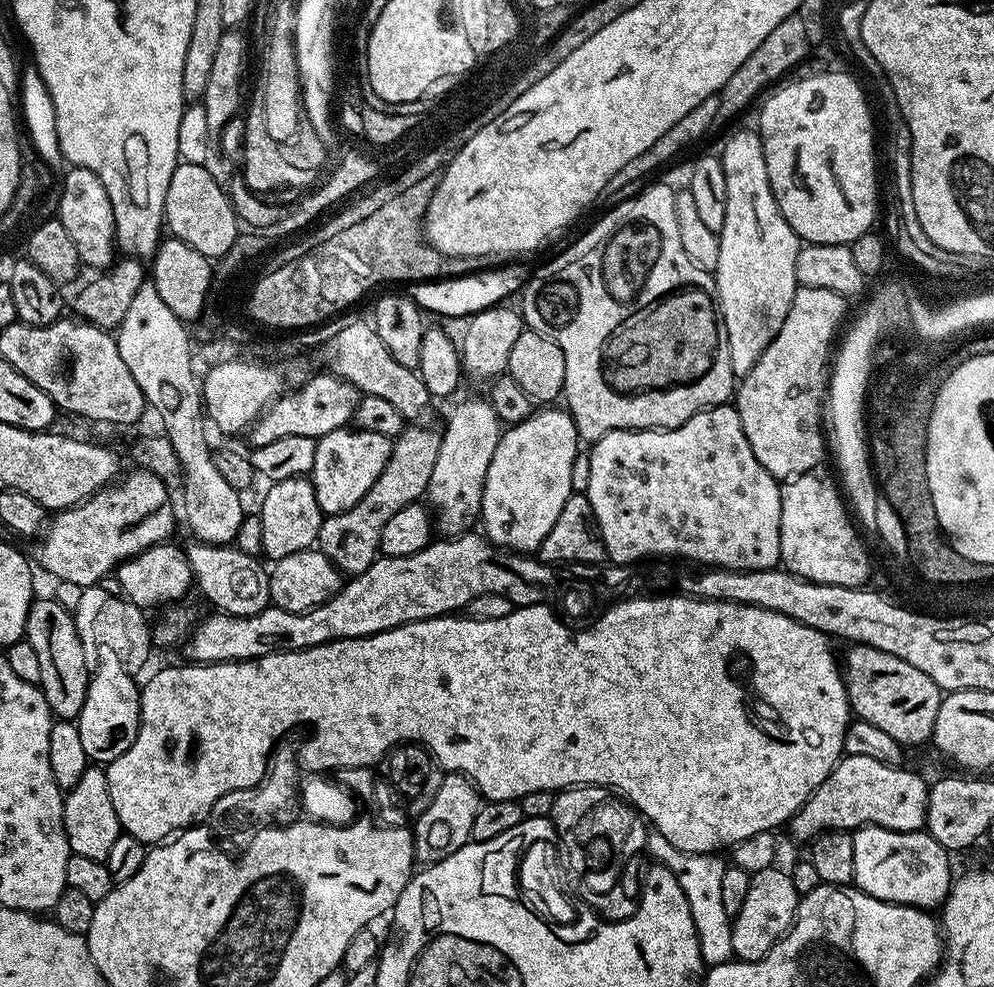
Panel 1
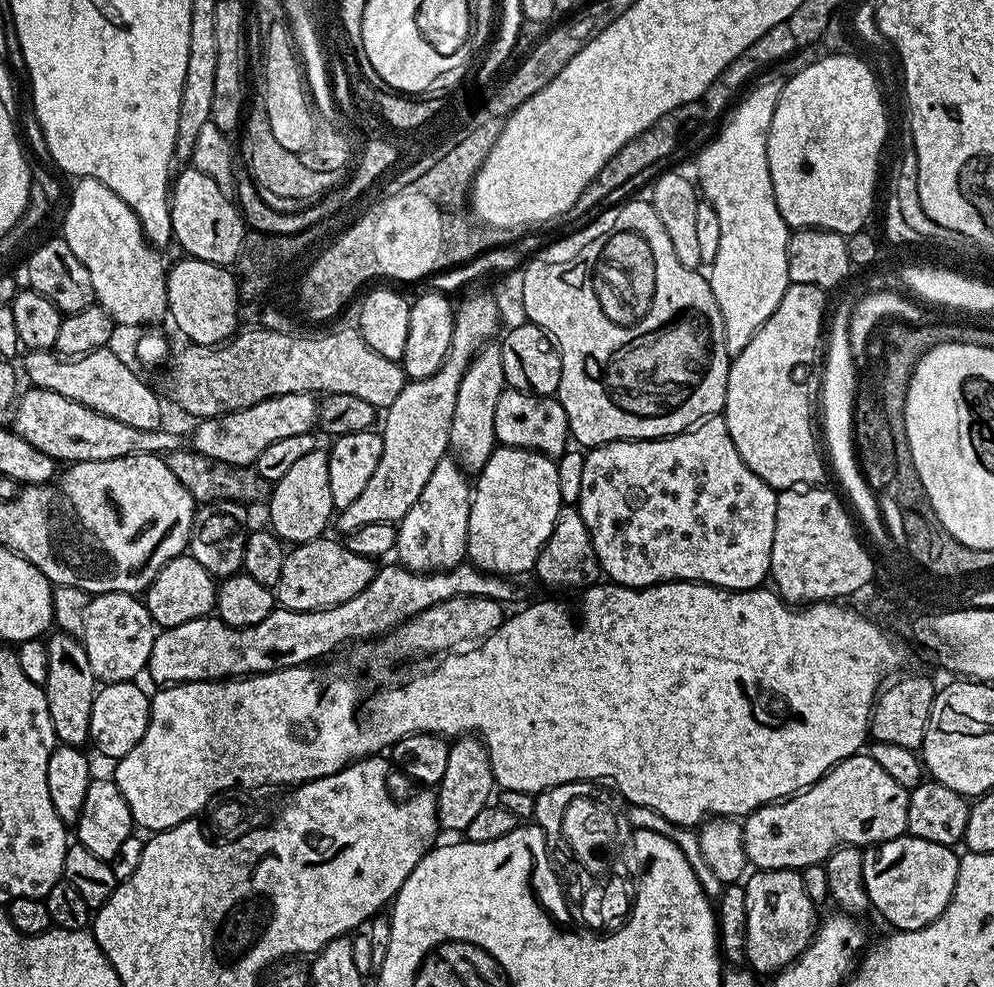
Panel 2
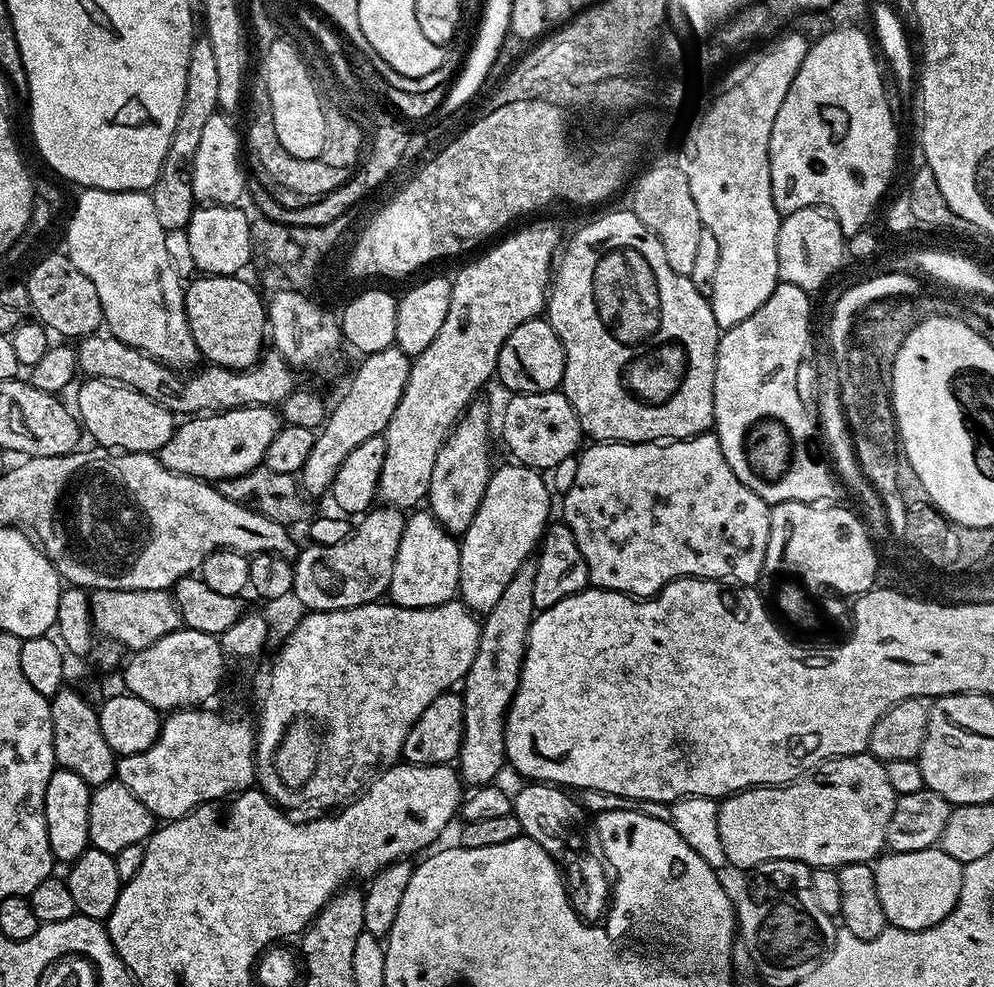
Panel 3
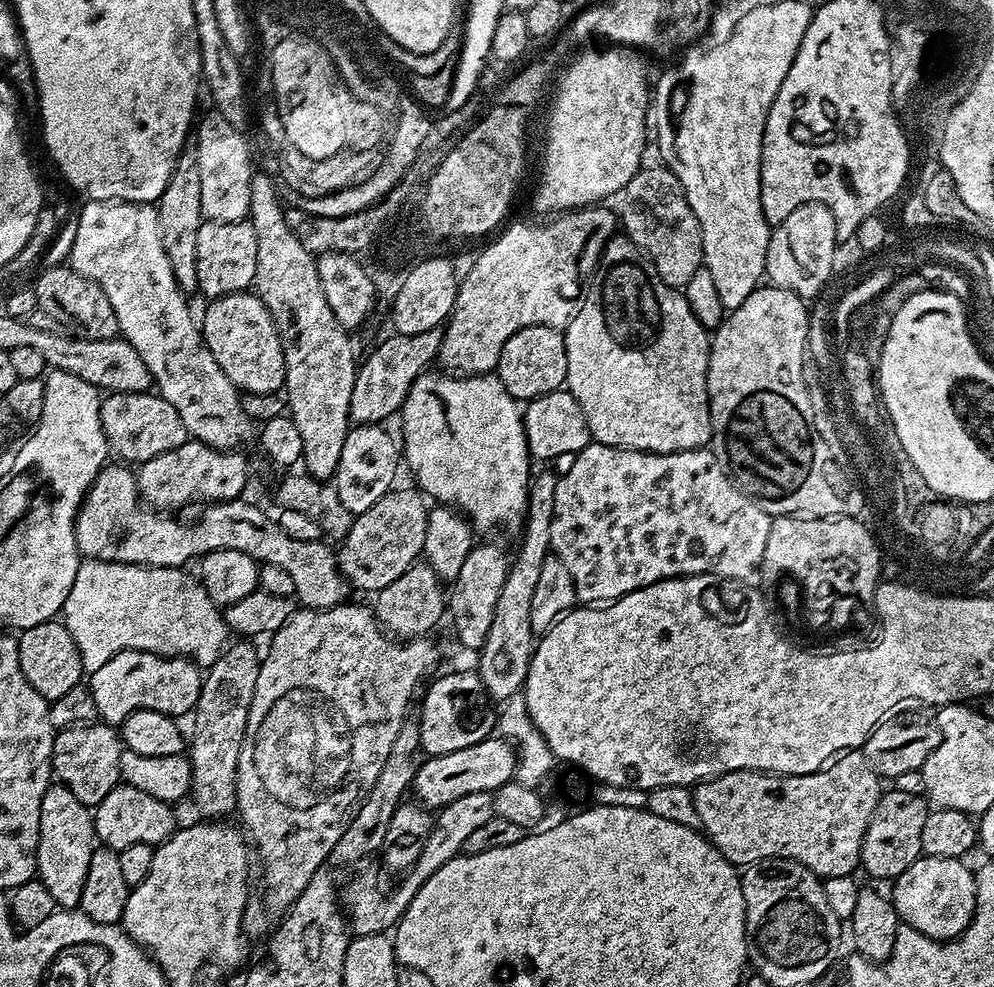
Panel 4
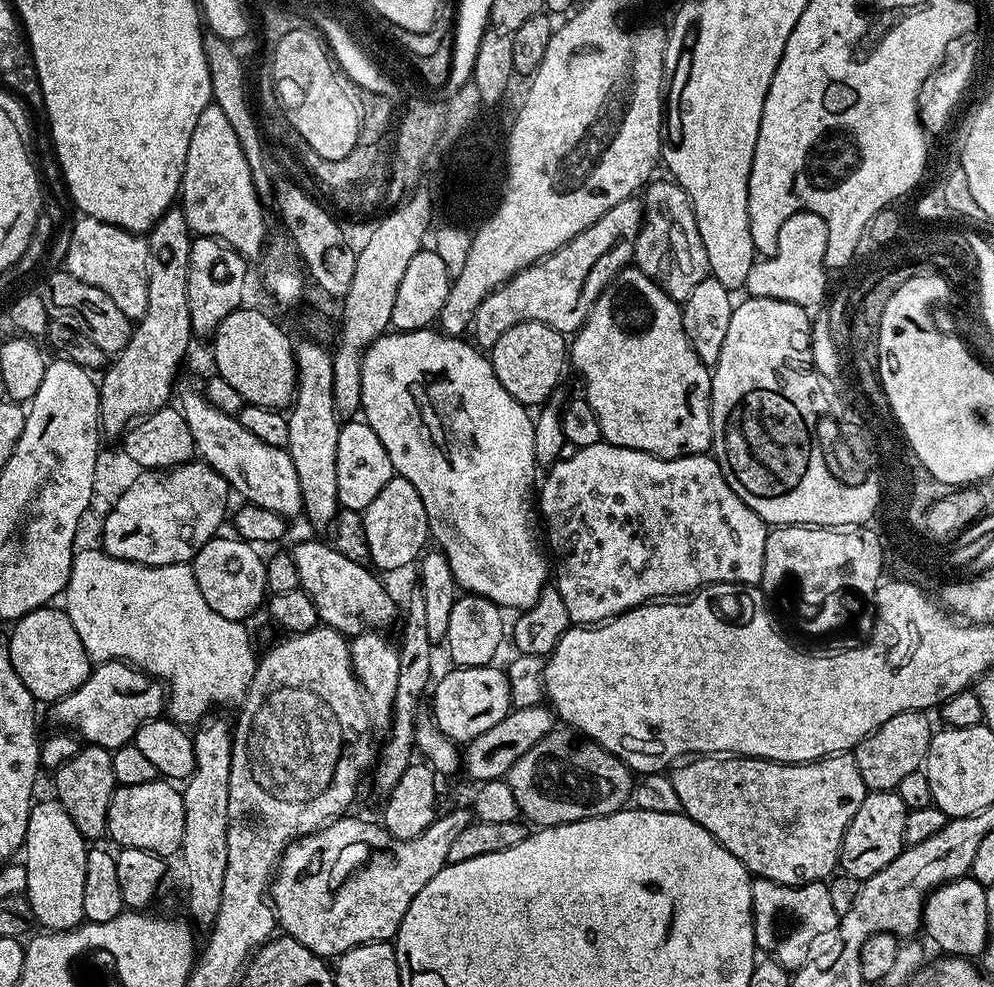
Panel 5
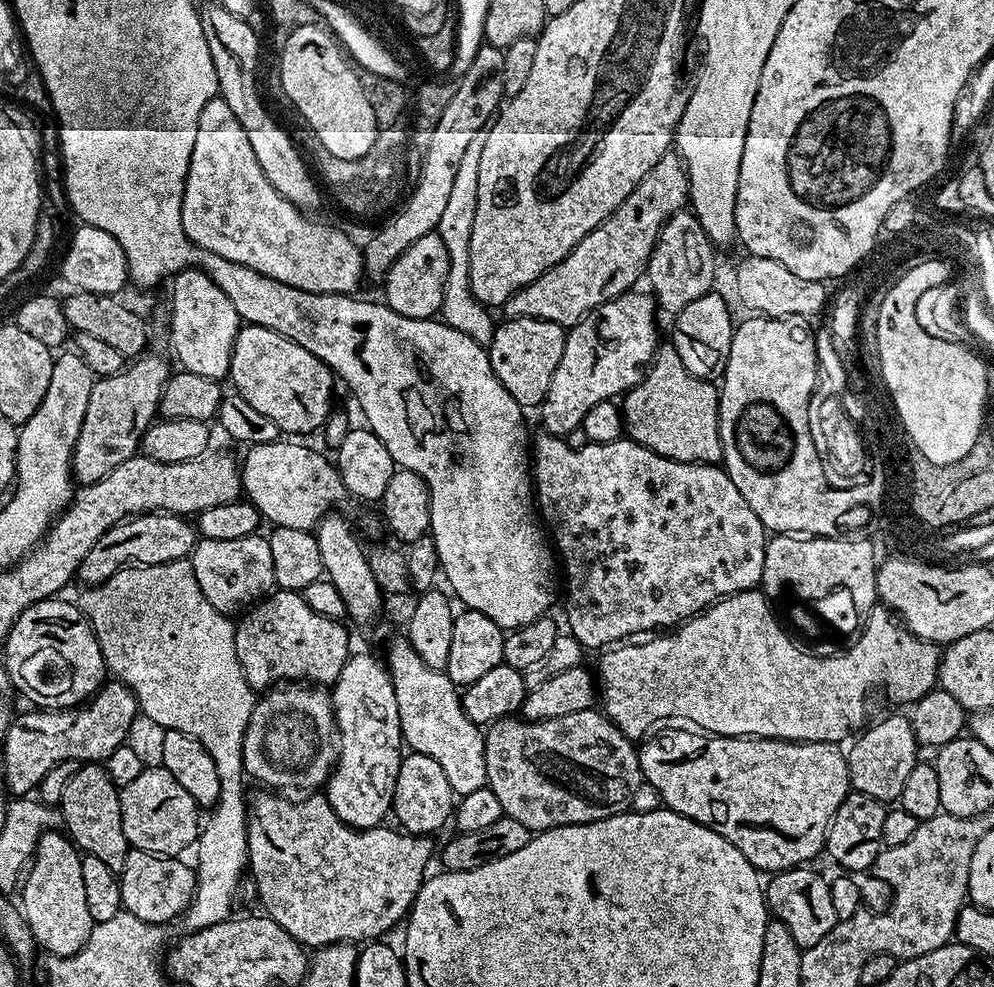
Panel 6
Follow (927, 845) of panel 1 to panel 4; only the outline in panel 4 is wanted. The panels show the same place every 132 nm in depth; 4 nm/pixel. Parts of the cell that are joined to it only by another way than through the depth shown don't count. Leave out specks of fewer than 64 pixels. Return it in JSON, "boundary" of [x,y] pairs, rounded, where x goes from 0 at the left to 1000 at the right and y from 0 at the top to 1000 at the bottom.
{"boundary":[[[927,866],[908,886],[902,888],[896,897],[895,911],[901,919],[901,927],[916,943],[934,948],[939,954],[961,952],[974,940],[978,927],[982,925],[982,883],[970,876],[969,870],[940,869]]]}

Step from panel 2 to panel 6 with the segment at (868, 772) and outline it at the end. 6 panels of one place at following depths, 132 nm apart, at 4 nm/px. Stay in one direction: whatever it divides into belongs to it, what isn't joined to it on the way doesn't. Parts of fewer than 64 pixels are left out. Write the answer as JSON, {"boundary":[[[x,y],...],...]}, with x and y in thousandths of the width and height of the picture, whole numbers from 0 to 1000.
{"boundary":[[[676,738],[657,750],[649,749],[643,755],[644,779],[651,794],[658,796],[664,805],[664,814],[667,818],[680,823],[683,827],[694,829],[730,849],[734,857],[738,857],[751,870],[766,884],[780,886],[789,883],[793,879],[803,879],[817,873],[821,866],[828,864],[833,850],[833,838],[847,813],[853,807],[855,795],[853,793],[853,768],[850,759],[844,753],[836,750],[824,750],[823,752],[803,752],[802,750],[769,750],[766,746],[718,746],[707,740],[693,740],[688,738]]]}

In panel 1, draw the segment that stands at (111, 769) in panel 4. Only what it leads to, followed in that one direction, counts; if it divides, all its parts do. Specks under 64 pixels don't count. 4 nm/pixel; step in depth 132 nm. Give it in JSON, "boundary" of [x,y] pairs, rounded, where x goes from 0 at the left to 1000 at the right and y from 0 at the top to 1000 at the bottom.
{"boundary":[[[55,606],[33,607],[24,638],[30,655],[34,655],[38,662],[38,672],[42,678],[38,696],[43,701],[53,726],[56,729],[75,730],[82,719],[82,711],[87,711],[91,677],[87,673],[87,663],[79,648],[73,621],[64,617]]]}

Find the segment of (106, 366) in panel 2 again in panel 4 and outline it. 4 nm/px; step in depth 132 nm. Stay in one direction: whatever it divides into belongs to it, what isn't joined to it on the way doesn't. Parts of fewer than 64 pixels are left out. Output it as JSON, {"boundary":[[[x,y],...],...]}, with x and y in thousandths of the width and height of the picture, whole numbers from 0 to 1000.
{"boundary":[[[152,396],[108,398],[101,405],[101,422],[112,461],[122,462],[117,464],[133,472],[145,470],[151,464],[159,464],[159,460],[167,460],[167,456],[179,456],[179,452],[191,445],[179,415]]]}

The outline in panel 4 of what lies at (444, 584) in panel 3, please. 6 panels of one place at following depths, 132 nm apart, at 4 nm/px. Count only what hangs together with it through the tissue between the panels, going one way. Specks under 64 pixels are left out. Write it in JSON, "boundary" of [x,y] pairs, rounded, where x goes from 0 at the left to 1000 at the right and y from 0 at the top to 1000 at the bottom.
{"boundary":[[[420,569],[404,582],[404,586],[396,586],[392,594],[377,601],[376,623],[383,637],[391,644],[405,650],[422,648],[432,643],[431,639],[449,624],[449,596],[437,576],[431,571]]]}

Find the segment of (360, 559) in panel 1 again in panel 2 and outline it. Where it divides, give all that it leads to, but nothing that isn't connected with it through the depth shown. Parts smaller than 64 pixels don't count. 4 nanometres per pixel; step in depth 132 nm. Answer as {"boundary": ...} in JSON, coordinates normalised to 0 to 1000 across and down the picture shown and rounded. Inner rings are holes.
{"boundary":[[[489,297],[471,300],[457,316],[453,355],[441,375],[433,383],[410,385],[404,399],[396,403],[394,410],[384,421],[384,464],[364,495],[364,501],[352,509],[352,513],[341,516],[336,531],[346,541],[360,537],[360,533],[372,533],[372,529],[398,531],[405,525],[412,513],[421,509],[437,472],[452,461],[451,445],[453,428],[457,428],[457,407],[461,407],[461,391],[465,391],[465,379],[469,379],[475,362],[496,343],[503,332],[503,312],[499,304]],[[342,523],[342,524],[341,524]]]}

